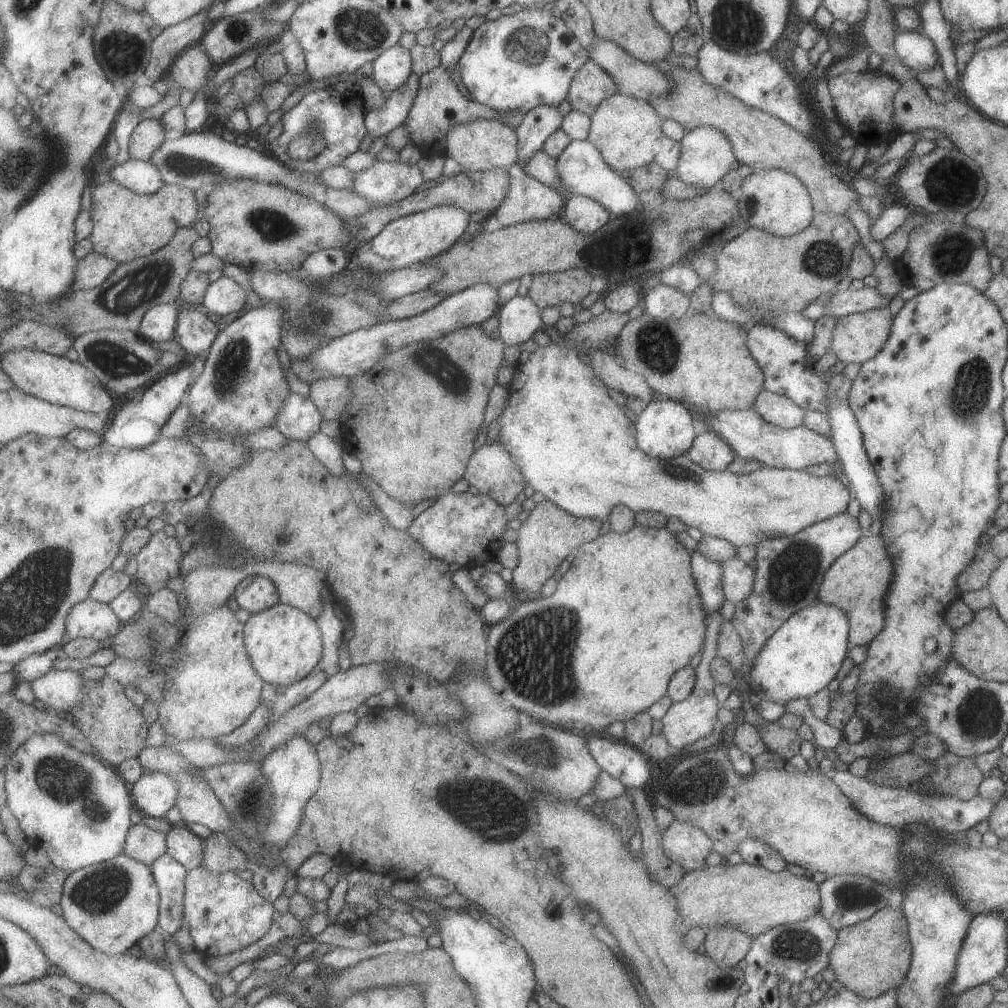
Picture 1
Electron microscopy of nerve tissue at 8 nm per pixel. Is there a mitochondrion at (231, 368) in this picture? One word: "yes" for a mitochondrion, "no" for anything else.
yes

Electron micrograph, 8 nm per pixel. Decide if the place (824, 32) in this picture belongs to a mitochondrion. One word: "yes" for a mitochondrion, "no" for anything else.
no

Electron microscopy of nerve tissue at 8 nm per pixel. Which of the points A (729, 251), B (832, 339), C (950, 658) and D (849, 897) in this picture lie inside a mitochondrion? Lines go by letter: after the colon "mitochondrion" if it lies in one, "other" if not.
A: other
B: other
C: other
D: mitochondrion

